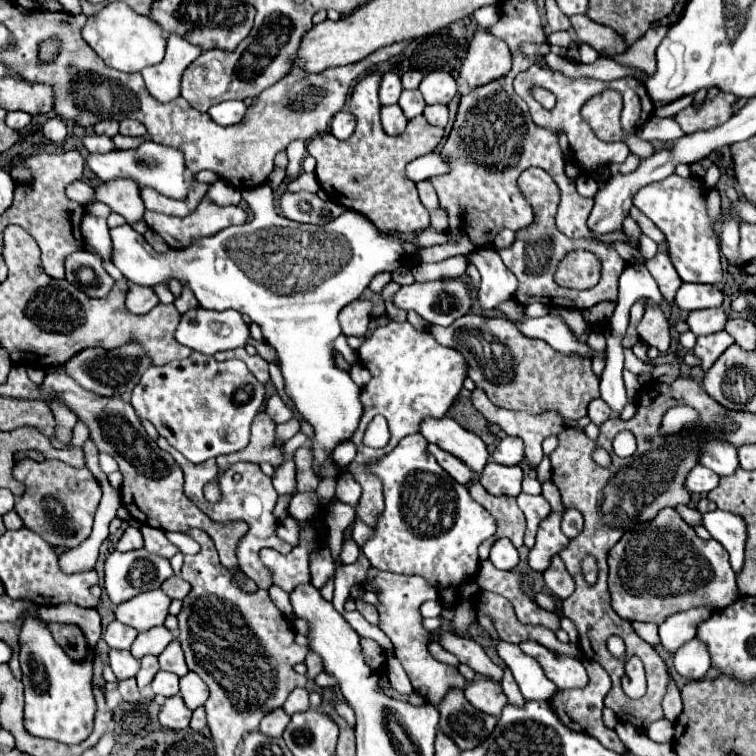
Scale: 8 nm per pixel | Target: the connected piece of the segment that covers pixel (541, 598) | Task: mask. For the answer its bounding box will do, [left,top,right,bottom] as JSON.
[535,592,557,612]

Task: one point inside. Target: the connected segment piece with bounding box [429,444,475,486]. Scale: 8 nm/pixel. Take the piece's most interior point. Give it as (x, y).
(458, 470)

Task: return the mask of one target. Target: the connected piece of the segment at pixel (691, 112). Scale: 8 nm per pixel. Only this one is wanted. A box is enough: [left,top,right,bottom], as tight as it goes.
[675,92,737,134]

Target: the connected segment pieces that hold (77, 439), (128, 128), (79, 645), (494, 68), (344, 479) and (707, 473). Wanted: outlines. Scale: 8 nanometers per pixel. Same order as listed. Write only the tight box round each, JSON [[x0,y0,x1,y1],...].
[[71,422,89,448],[119,120,147,136],[49,624,87,662],[459,28,511,88],[337,472,361,506],[685,464,719,494]]

